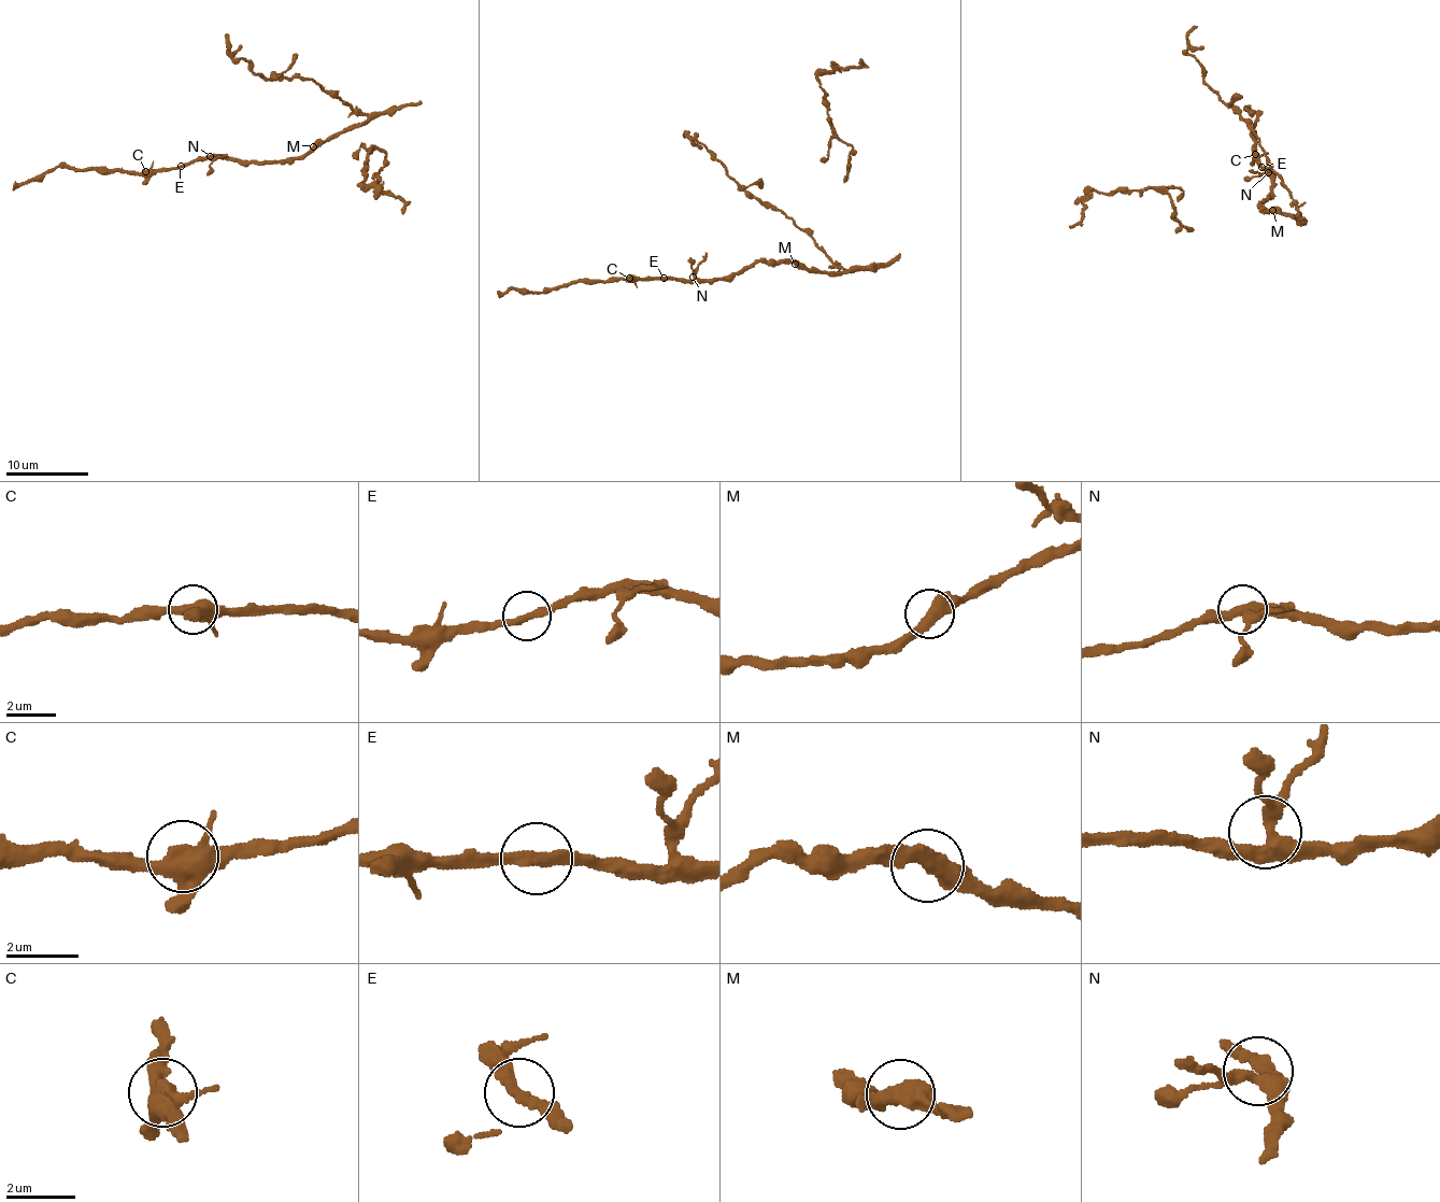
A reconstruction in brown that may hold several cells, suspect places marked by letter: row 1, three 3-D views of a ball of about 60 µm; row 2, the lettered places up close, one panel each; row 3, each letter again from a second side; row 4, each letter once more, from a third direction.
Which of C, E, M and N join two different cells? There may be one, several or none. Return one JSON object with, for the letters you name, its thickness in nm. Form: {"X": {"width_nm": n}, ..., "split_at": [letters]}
{"split_at": []}

